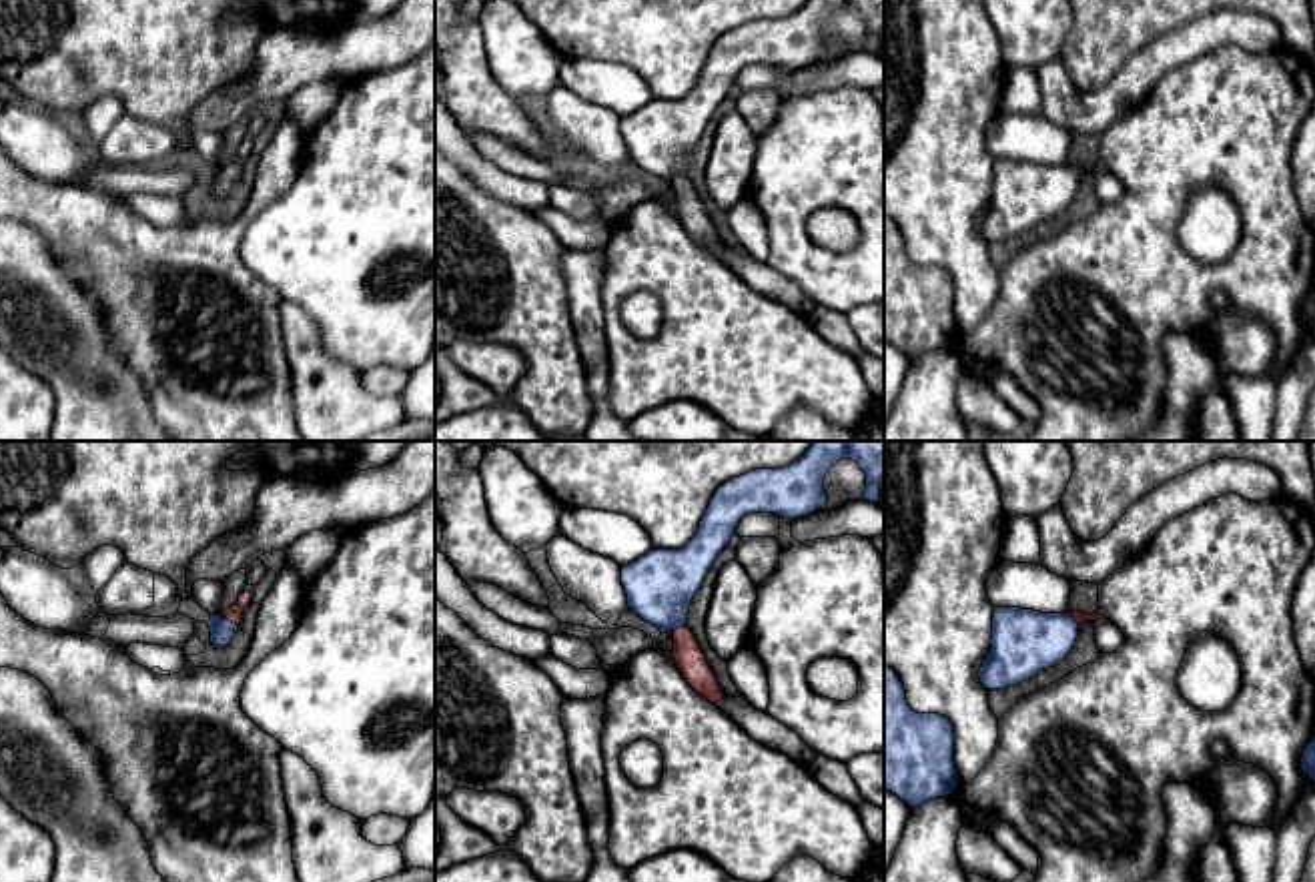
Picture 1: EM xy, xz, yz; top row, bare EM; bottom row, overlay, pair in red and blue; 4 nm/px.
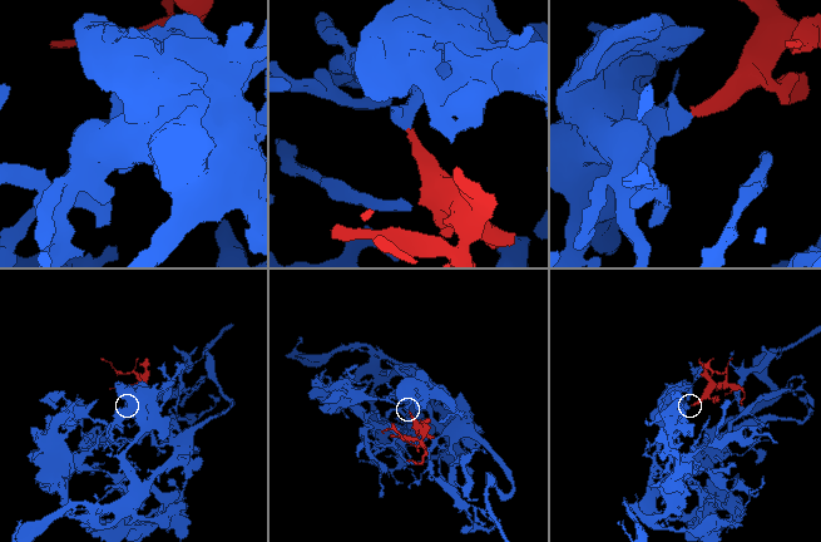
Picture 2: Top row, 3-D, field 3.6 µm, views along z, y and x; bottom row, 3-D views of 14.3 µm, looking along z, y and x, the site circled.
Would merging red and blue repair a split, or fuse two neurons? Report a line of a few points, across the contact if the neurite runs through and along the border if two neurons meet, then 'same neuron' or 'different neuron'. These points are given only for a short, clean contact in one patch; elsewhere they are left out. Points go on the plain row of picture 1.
line xy (233, 165), (229, 171), (221, 181); same neuron

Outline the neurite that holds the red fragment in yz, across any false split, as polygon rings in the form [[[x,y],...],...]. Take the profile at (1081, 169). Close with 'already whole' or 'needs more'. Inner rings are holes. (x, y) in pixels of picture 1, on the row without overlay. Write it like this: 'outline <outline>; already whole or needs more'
outline [[[994,158],[988,206],[978,223],[986,241],[1018,237],[1066,208],[1078,178],[1103,166],[1070,162],[1040,164],[1020,158]]]; needs more

